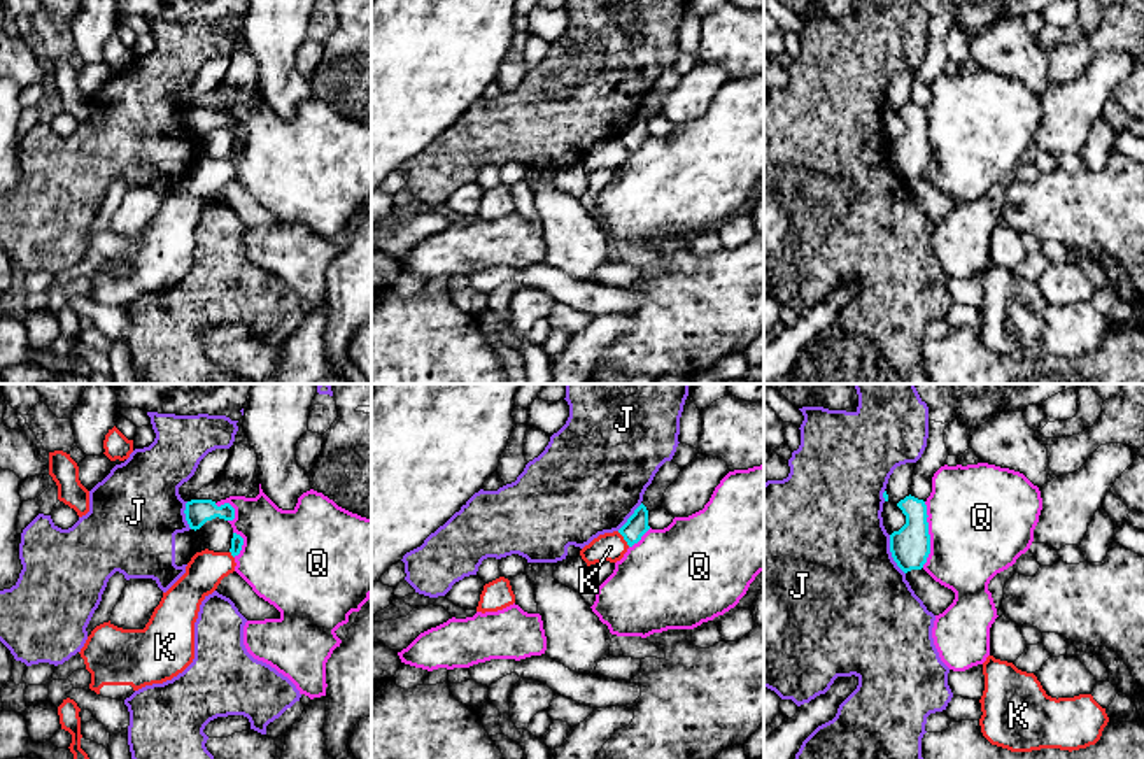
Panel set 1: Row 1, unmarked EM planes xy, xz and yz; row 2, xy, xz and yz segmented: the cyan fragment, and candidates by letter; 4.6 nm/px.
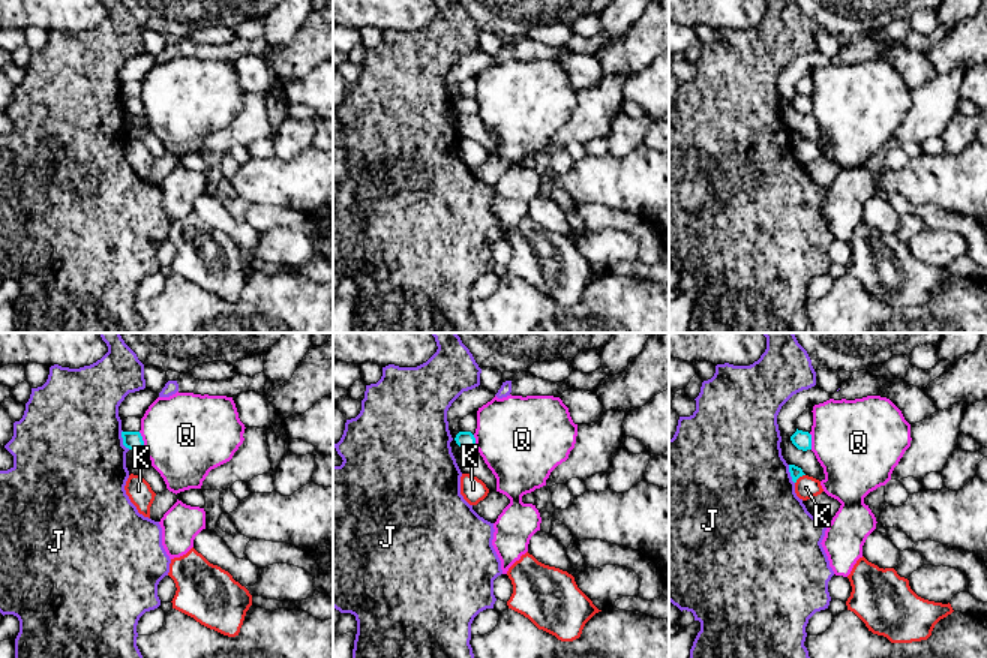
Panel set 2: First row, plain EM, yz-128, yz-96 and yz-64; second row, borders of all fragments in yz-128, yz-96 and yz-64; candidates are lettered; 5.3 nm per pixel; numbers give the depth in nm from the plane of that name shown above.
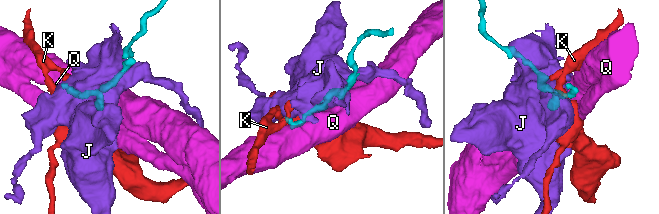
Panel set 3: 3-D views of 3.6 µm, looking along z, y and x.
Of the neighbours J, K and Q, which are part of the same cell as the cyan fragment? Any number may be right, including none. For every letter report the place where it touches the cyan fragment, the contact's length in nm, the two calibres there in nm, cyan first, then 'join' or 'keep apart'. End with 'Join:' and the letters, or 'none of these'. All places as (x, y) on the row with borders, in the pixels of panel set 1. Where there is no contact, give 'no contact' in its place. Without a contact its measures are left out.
J: meets cyan in yz at (892, 554); contact 200 nm long; 180 nm thick on the cyan side, 500 nm on the other; keep apart
K: meets cyan in xz at (624, 539); contact 90 nm long; 100 nm thick on the cyan side, 130 nm on the other; keep apart
Q: meets cyan in yz at (929, 535); contact 300 nm long; 180 nm thick on the cyan side, 480 nm on the other; keep apart
Join: none of these

